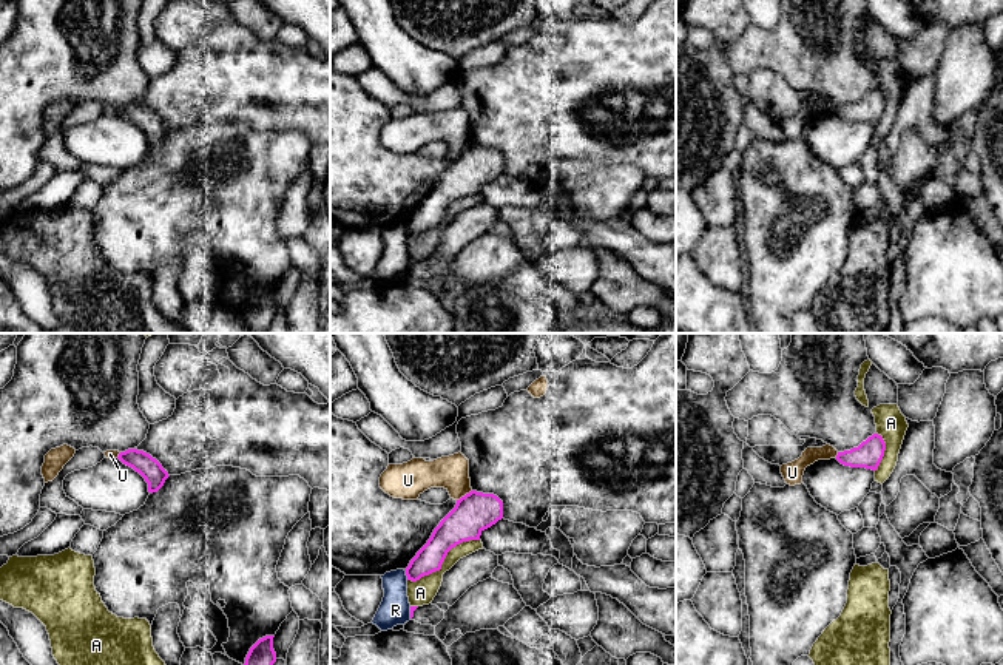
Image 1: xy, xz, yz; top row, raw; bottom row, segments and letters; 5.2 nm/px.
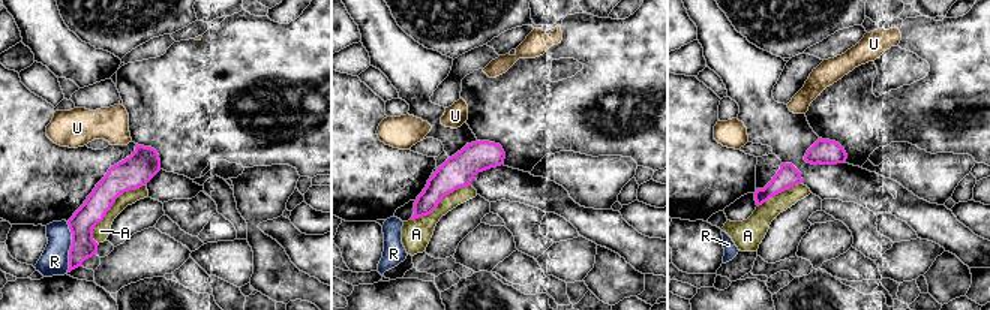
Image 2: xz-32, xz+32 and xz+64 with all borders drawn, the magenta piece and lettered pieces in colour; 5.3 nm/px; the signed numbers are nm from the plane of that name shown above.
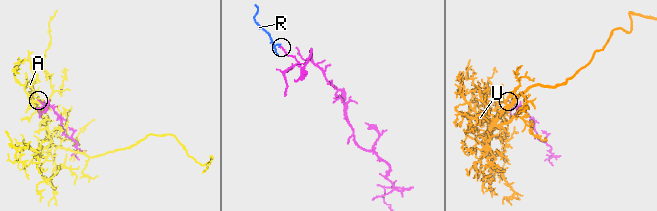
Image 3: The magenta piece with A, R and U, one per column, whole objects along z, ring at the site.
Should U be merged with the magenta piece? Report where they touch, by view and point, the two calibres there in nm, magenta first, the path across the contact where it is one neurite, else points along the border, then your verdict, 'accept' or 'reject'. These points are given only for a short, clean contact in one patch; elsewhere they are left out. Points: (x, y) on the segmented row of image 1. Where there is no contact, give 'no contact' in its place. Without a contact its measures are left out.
contact xz (465, 496); calibres 200 and 180 nm; border xz (471, 489), (457, 500); reject

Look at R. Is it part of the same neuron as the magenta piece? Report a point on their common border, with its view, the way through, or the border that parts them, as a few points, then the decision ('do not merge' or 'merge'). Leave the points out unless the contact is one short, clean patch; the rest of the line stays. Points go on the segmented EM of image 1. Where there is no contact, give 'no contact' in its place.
contact xz (406, 574); border xz (405, 571), (408, 579); do not merge

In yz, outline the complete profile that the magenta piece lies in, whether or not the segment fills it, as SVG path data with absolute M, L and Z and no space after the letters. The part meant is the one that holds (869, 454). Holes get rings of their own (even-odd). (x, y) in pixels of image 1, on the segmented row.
M873 434L858 447L838 452L836 460L850 468L866 468L876 471L886 451L886 443L881 435Z

